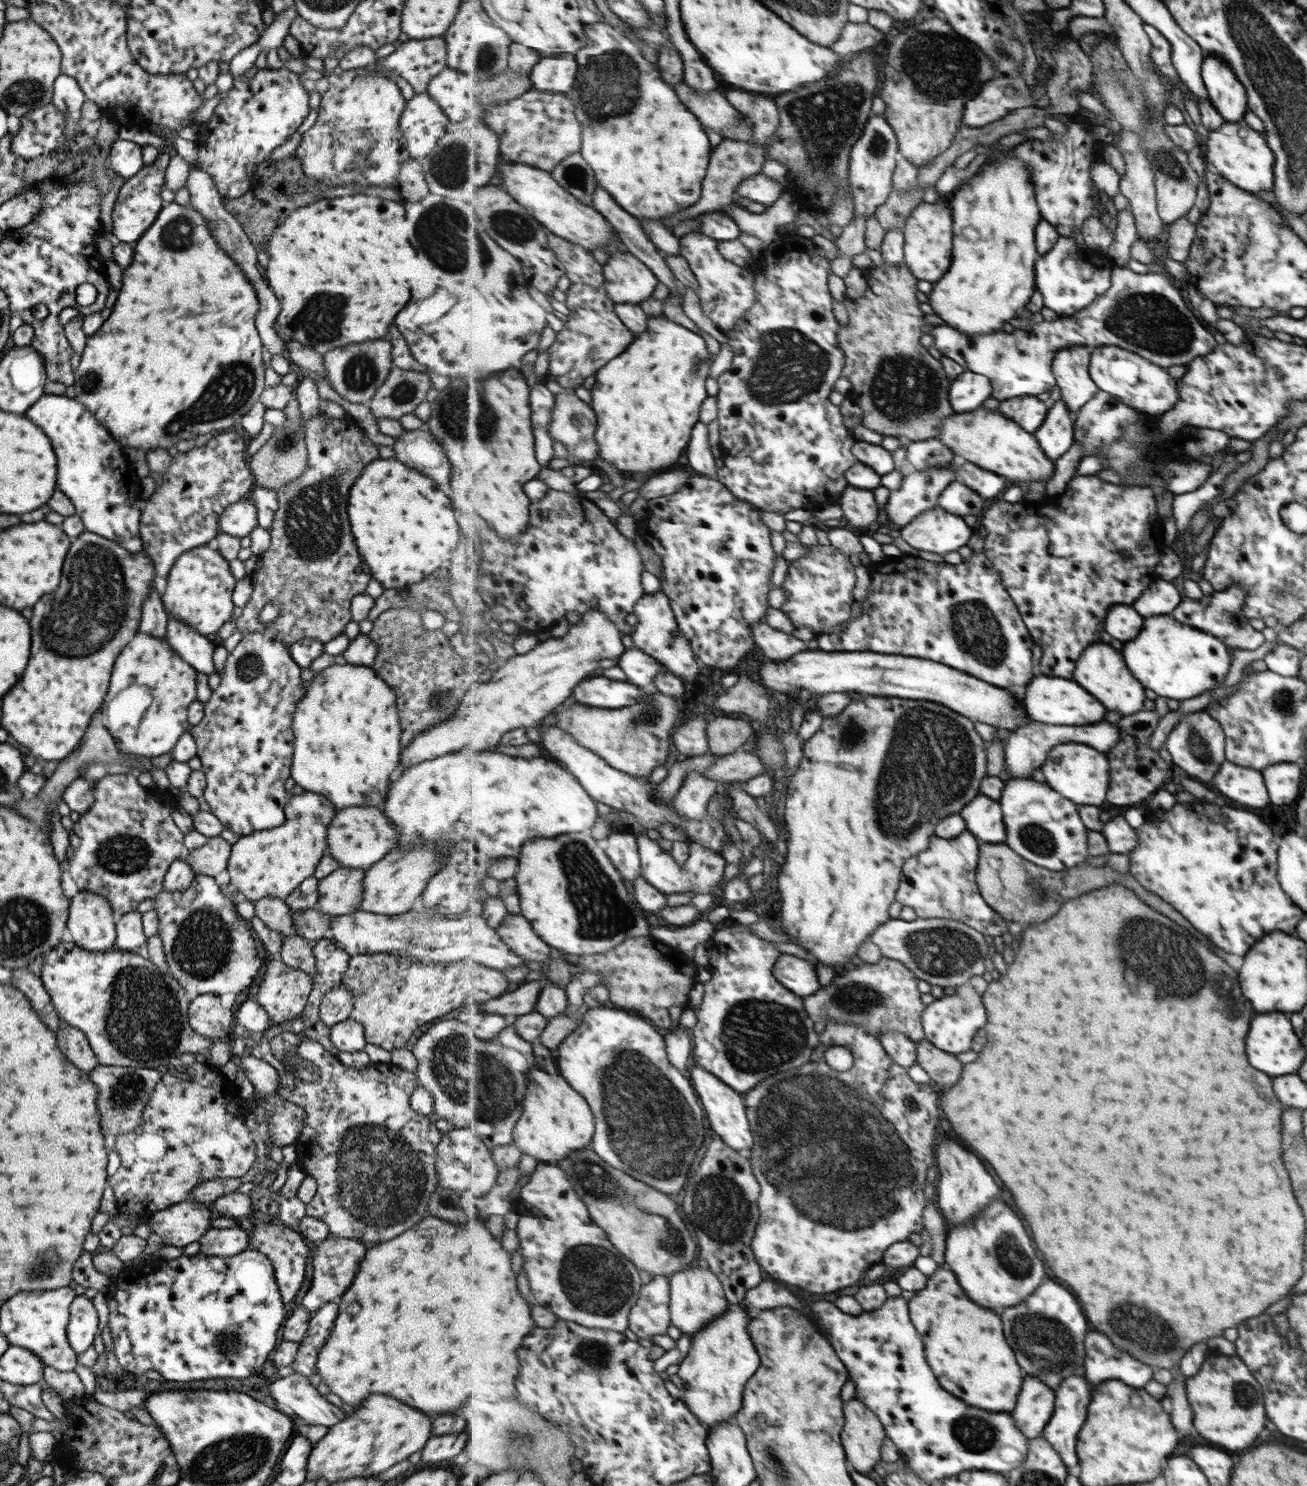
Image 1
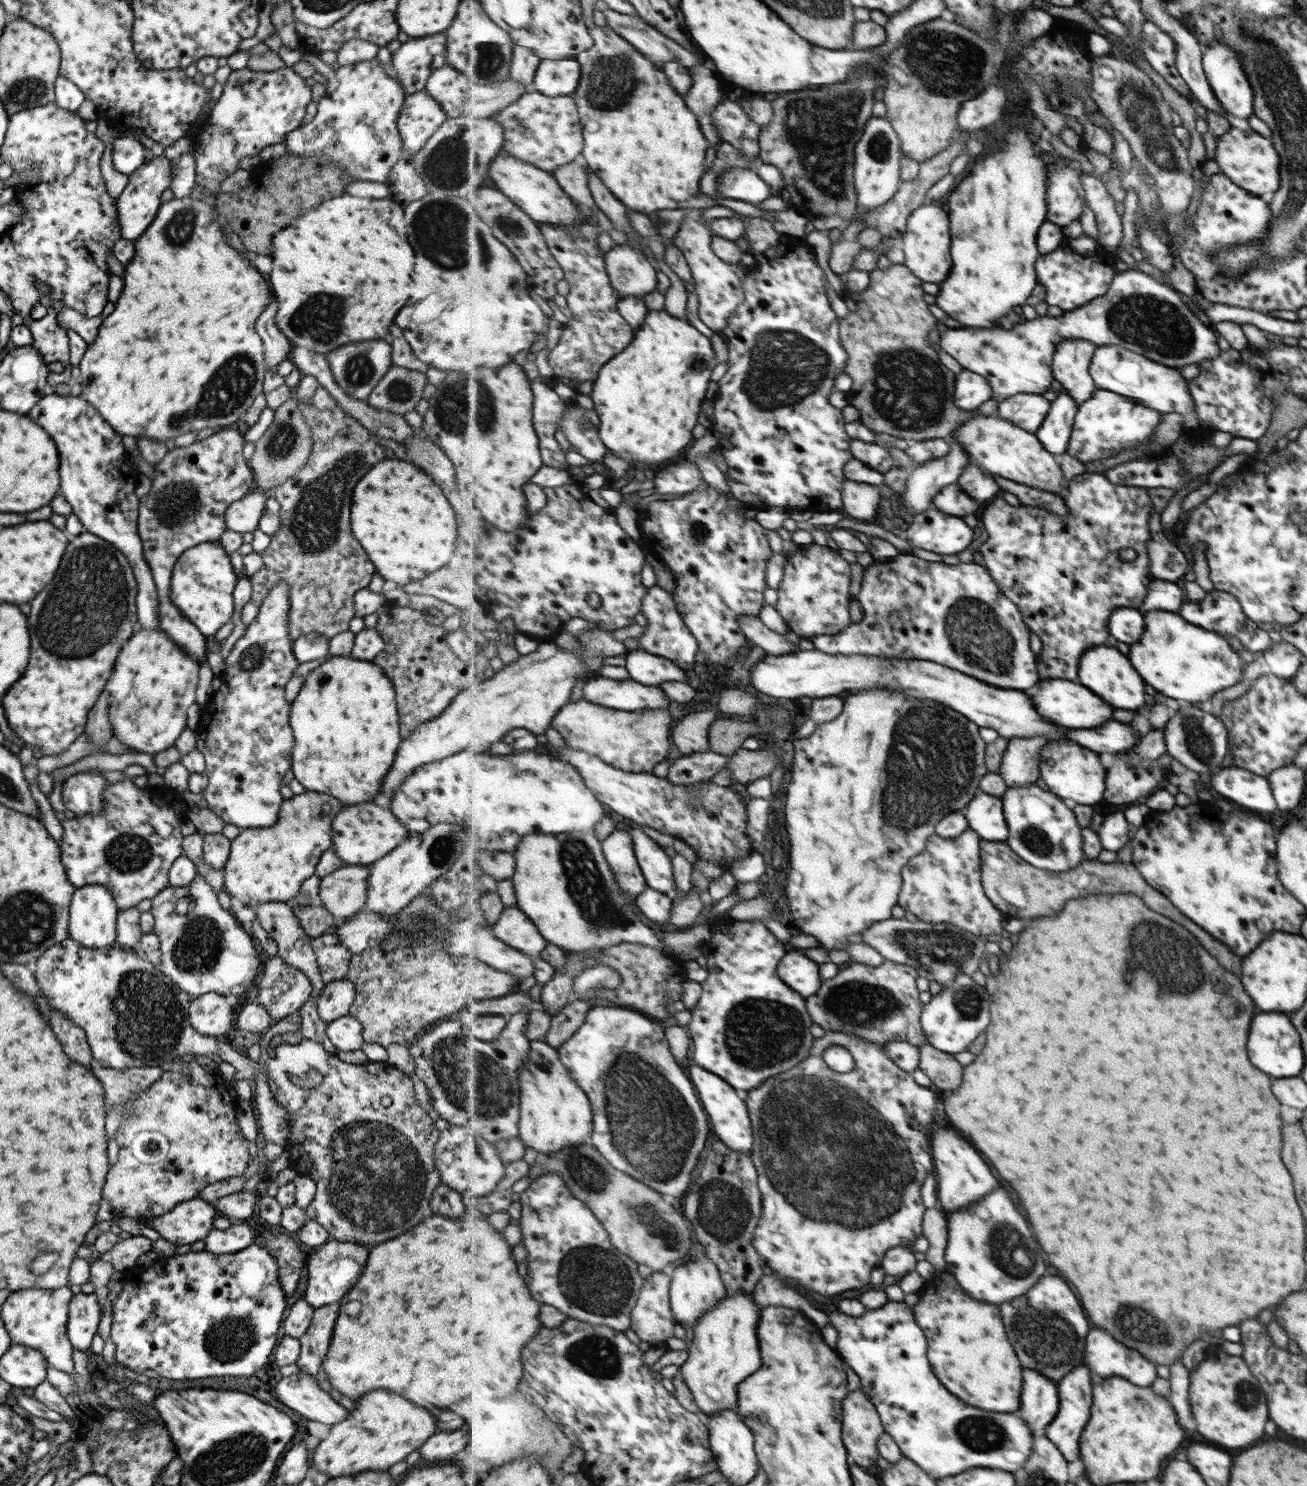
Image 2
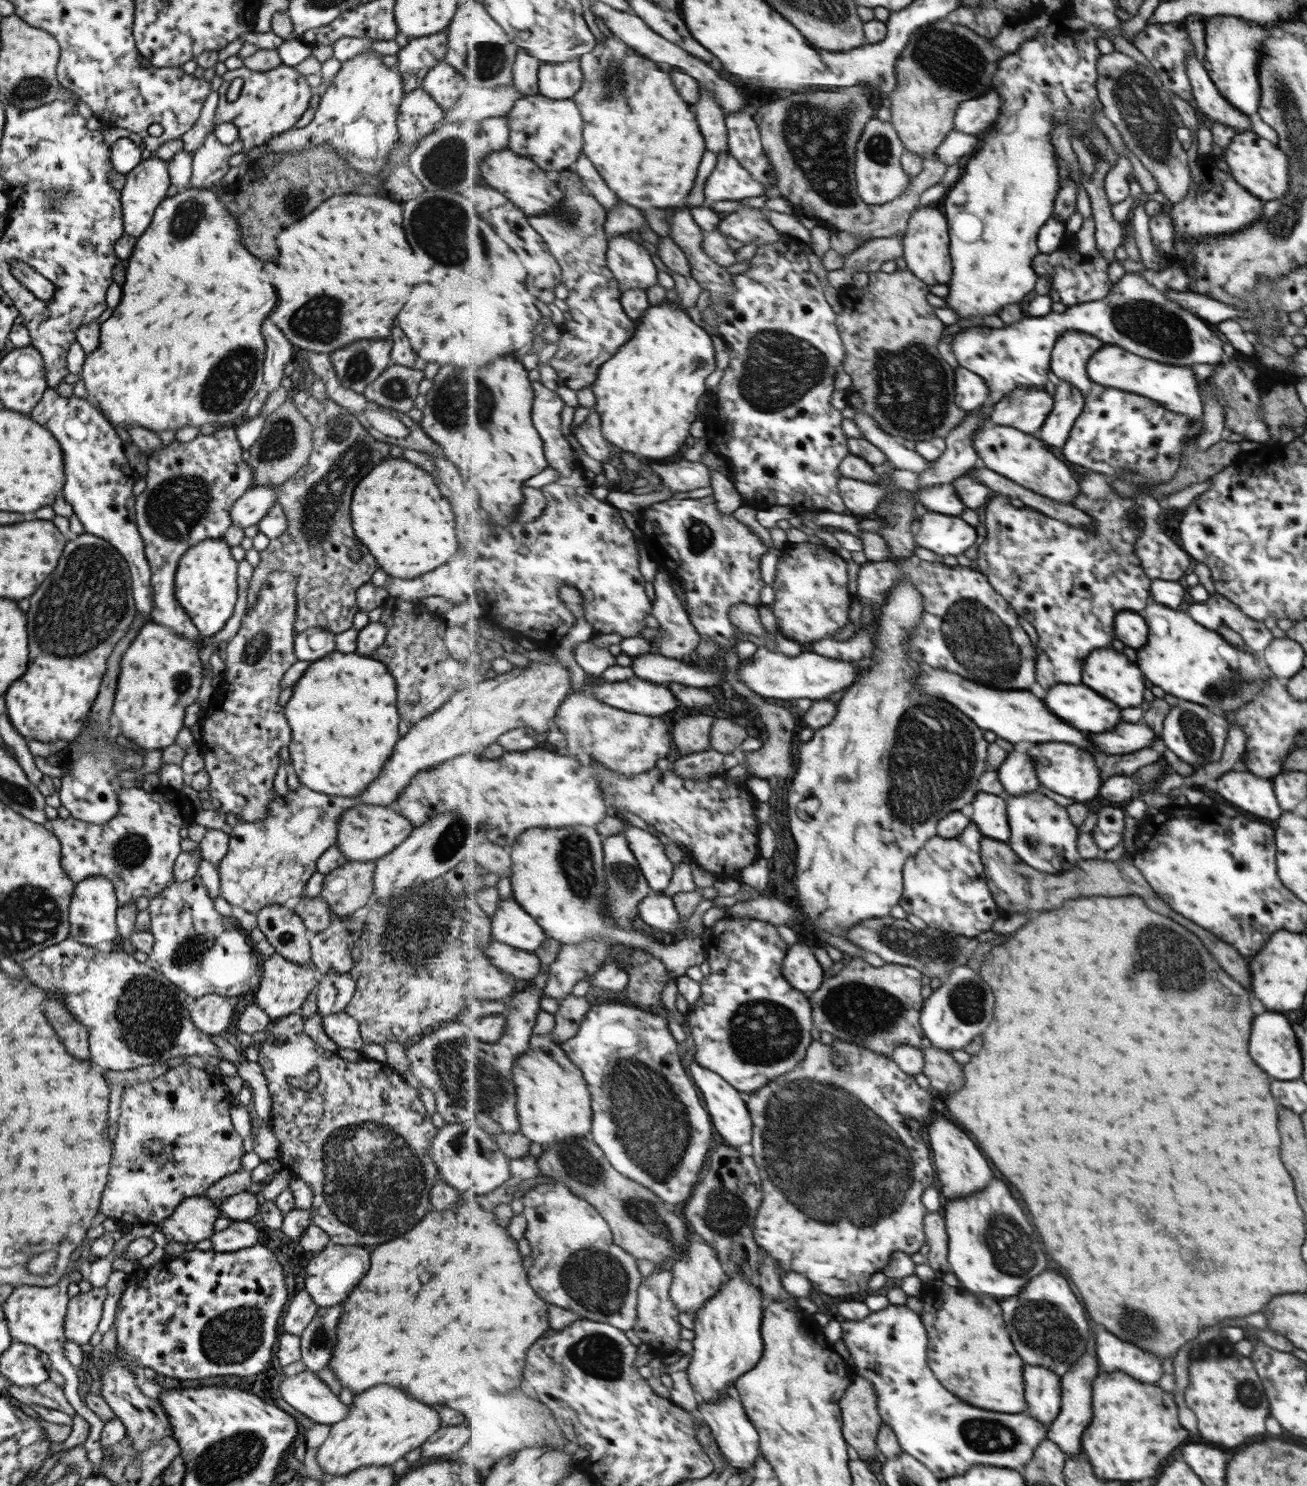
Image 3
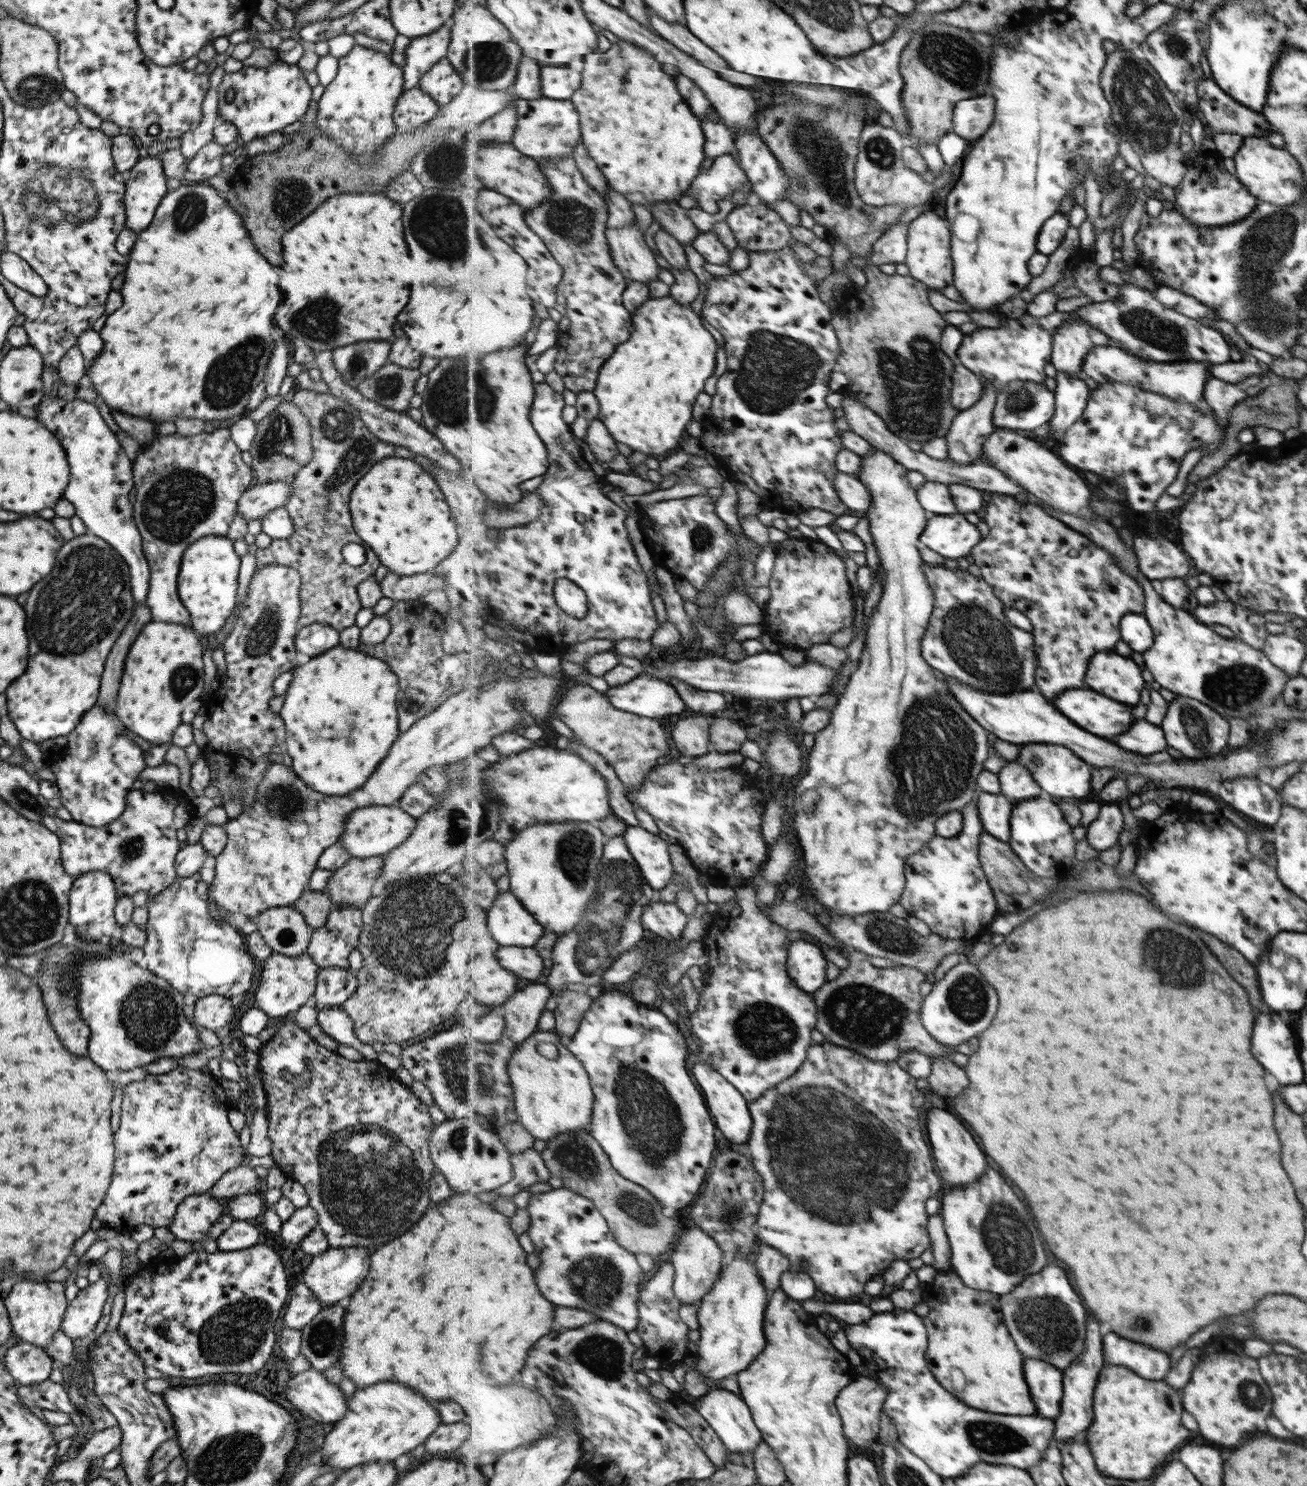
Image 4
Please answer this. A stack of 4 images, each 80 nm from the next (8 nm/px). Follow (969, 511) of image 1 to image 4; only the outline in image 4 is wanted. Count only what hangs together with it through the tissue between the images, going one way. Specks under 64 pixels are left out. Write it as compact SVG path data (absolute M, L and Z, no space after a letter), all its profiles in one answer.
M926 481L918 489L918 498L931 515L959 514L951 488L947 484Z

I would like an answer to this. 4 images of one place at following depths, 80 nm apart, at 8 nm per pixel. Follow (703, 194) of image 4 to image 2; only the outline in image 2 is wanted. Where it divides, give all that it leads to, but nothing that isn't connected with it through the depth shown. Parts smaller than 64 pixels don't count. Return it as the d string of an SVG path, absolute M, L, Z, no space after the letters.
M730 166L718 178L718 196L743 200L756 206L772 195L769 184L759 178L755 169Z

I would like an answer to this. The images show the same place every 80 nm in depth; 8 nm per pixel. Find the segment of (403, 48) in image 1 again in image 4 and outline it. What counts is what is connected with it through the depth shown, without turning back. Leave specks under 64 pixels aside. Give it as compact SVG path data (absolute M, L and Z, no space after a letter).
M447 24L431 34L410 39L401 52L405 58L401 67L404 90L417 87L421 75L446 56L449 39Z

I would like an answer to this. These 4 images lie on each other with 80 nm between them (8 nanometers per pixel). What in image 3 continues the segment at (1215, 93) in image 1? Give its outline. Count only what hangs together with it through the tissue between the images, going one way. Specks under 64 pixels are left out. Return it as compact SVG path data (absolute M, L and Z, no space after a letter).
M1216 15L1207 20L1209 22L1203 27L1206 44L1203 69L1213 80L1219 94L1227 99L1231 106L1249 116L1256 112L1261 104L1257 68L1261 59L1261 36L1265 37L1265 30L1251 26L1254 22L1244 21L1235 16Z

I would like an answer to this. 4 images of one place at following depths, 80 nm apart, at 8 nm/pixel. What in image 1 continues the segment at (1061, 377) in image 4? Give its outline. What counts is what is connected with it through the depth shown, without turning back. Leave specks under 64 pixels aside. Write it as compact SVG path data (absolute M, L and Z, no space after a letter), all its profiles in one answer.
M1062 398L1050 403L1046 422L1036 435L1051 460L1057 462L1074 445L1075 421L1072 410Z

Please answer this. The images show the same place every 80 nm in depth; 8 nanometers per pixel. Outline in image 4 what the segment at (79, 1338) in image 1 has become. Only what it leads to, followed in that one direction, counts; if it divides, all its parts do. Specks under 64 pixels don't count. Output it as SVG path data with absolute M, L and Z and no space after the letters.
M104 1279L89 1283L67 1303L60 1330L70 1339L83 1338L95 1328L107 1296L105 1283Z

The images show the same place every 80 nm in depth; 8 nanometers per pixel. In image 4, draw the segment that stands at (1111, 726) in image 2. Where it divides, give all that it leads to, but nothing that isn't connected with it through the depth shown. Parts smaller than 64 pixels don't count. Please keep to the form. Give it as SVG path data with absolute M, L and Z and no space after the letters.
M1145 720L1135 722L1135 726L1131 726L1131 730L1123 734L1123 738L1119 738L1119 742L1115 744L1123 746L1123 750L1129 750L1131 753L1149 755L1162 752L1163 748L1168 745L1163 731Z

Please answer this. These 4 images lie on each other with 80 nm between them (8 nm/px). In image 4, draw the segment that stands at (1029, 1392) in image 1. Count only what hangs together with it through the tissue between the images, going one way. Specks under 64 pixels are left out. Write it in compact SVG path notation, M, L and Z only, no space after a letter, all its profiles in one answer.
M1027 1358L1027 1382L1031 1382L1031 1394L1035 1394L1037 1415L1057 1418L1064 1397L1064 1372L1046 1360Z

